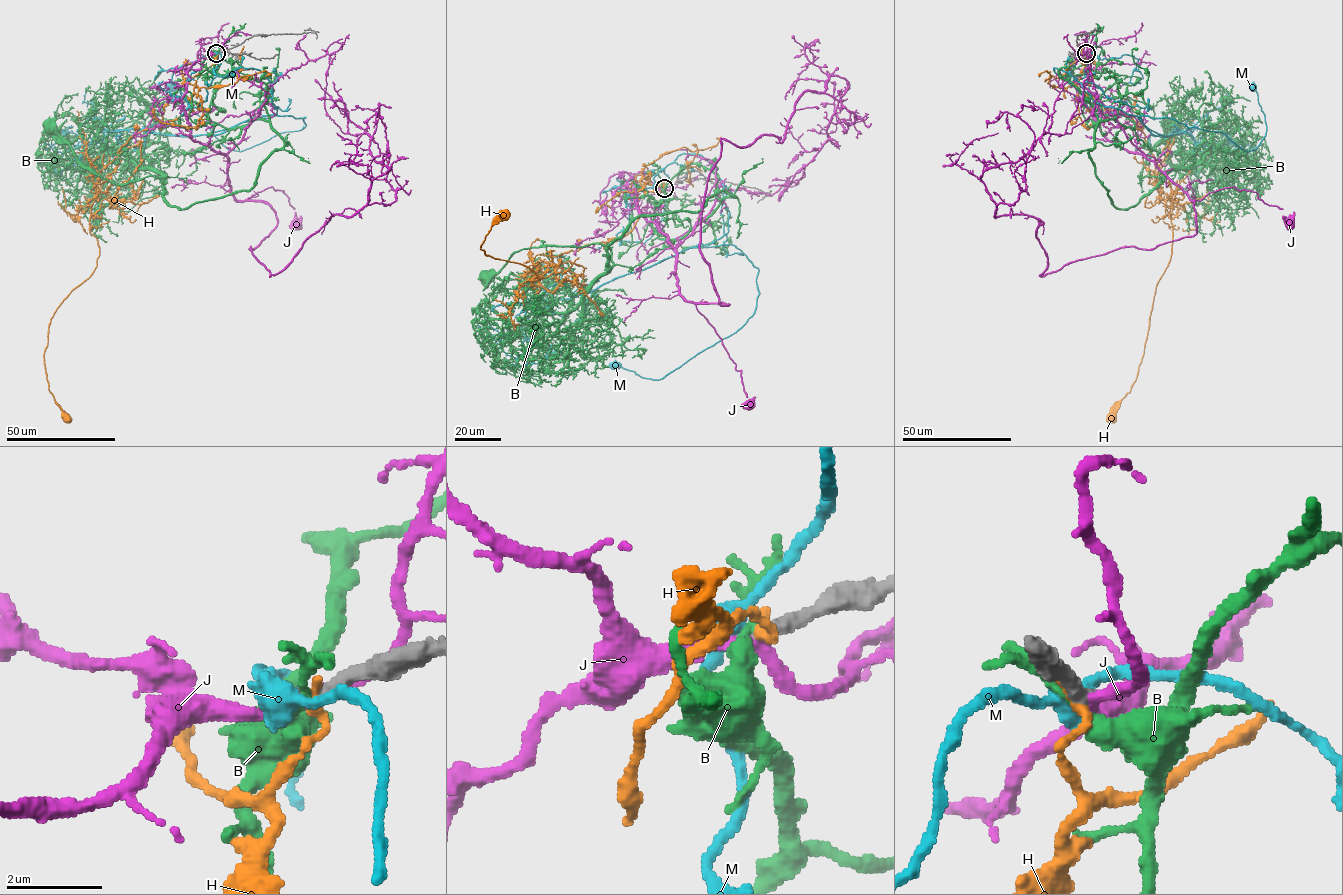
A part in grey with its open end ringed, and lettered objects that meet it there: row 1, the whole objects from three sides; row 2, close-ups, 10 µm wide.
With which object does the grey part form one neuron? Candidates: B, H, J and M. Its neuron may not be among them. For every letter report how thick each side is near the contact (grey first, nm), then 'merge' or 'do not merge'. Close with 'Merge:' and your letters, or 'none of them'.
B: 360 nm thick on the grey side, 240 nm on the other; do not merge
H: 400 nm thick on the grey side, 200 nm on the other; do not merge
J: 360 nm thick on the grey side, 240 nm on the other; do not merge
M: 320 nm thick on the grey side, 480 nm on the other; do not merge
Merge: none of them

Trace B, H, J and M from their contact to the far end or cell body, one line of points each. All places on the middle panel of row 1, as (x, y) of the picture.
B: (665, 187), (699, 163), (720, 200), (736, 197), (639, 215), (609, 269), (600, 244), (542, 246), (486, 276)
H: (666, 187), (637, 175), (634, 227), (564, 252), (529, 279), (537, 280), (481, 249), (506, 215)
J: (665, 187), (639, 172), (627, 181), (636, 208), (676, 252), (679, 293), (695, 304), (741, 371), (748, 402)
M: (665, 187), (683, 154), (713, 165), (728, 232), (695, 247), (758, 269), (755, 312), (662, 379), (614, 365)

